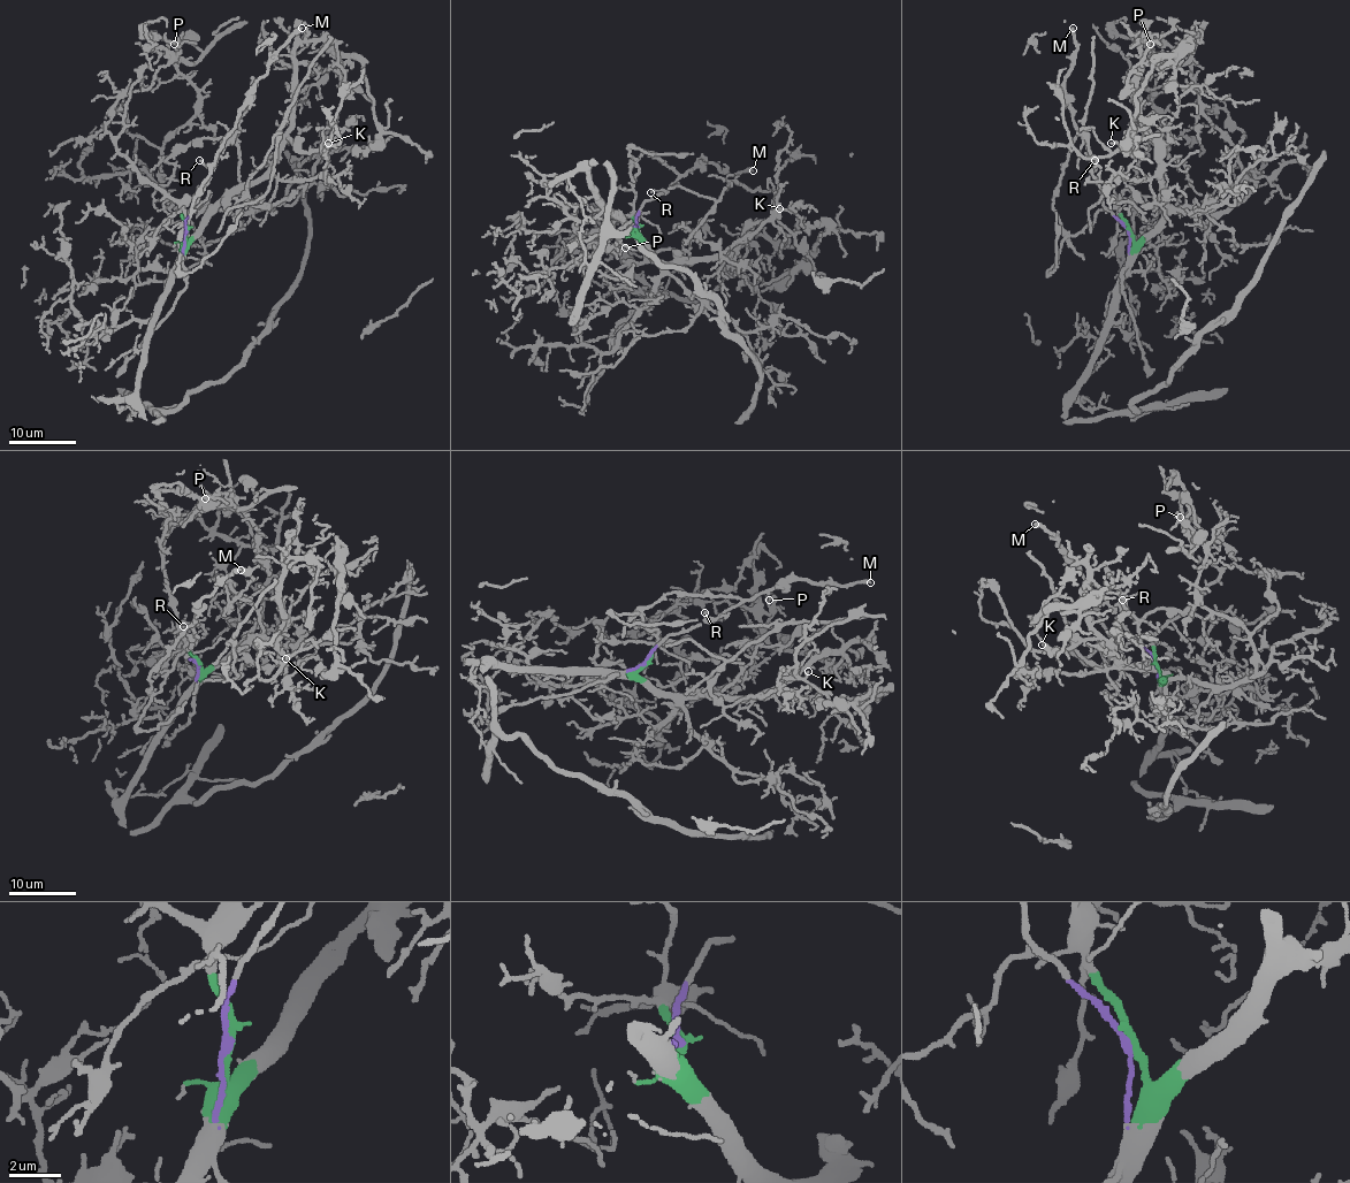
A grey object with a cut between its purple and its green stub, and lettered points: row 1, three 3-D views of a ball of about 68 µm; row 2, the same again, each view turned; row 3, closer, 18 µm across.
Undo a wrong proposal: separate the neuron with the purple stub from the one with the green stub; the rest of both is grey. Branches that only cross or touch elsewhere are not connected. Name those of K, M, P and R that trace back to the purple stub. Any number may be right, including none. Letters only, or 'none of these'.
M, R

